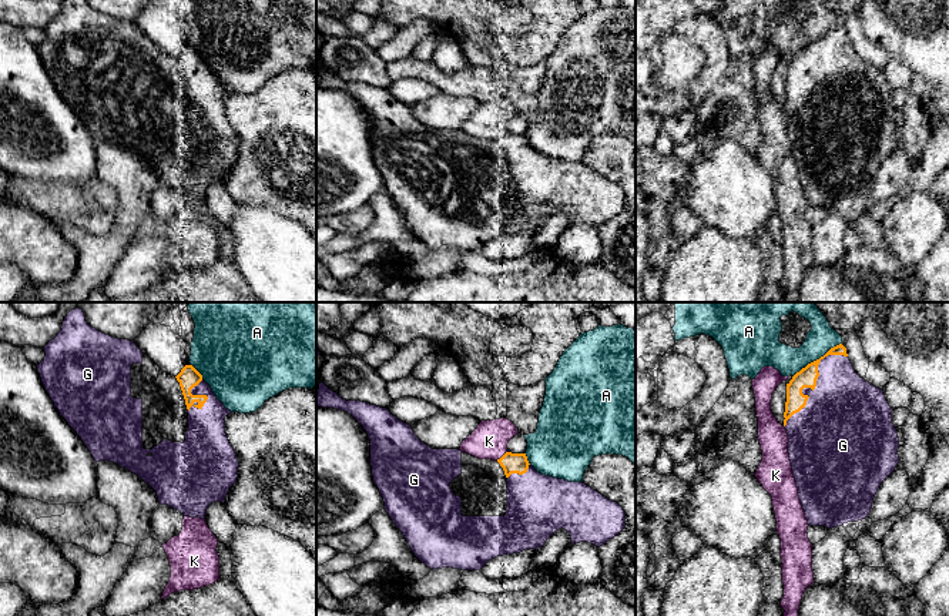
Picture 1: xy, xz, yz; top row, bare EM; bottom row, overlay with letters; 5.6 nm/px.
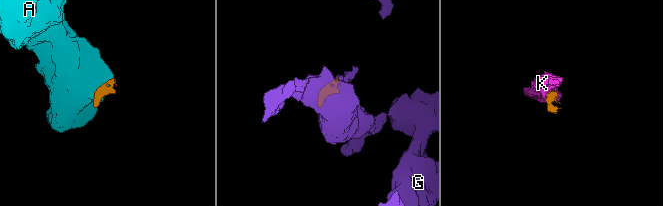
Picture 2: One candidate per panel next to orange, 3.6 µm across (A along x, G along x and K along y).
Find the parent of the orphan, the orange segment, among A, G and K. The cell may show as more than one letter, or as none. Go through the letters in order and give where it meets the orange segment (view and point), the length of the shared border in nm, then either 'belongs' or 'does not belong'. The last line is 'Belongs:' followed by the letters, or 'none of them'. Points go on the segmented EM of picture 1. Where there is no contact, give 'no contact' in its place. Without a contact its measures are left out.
A: yz (817, 360) | 340 nm | does not belong
G: yz (815, 385) | 550 nm | belongs
K: xz (502, 457) | 80 nm | does not belong
Belongs: G

